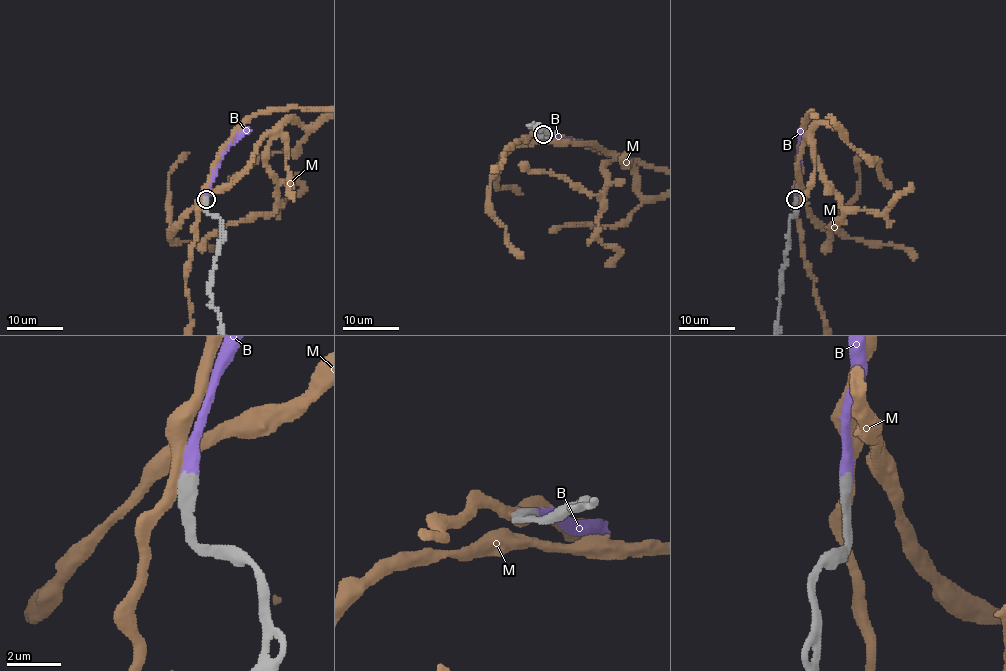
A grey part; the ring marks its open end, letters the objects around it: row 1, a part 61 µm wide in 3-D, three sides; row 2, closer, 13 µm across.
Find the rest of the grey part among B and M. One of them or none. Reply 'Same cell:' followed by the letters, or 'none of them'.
Same cell: B

